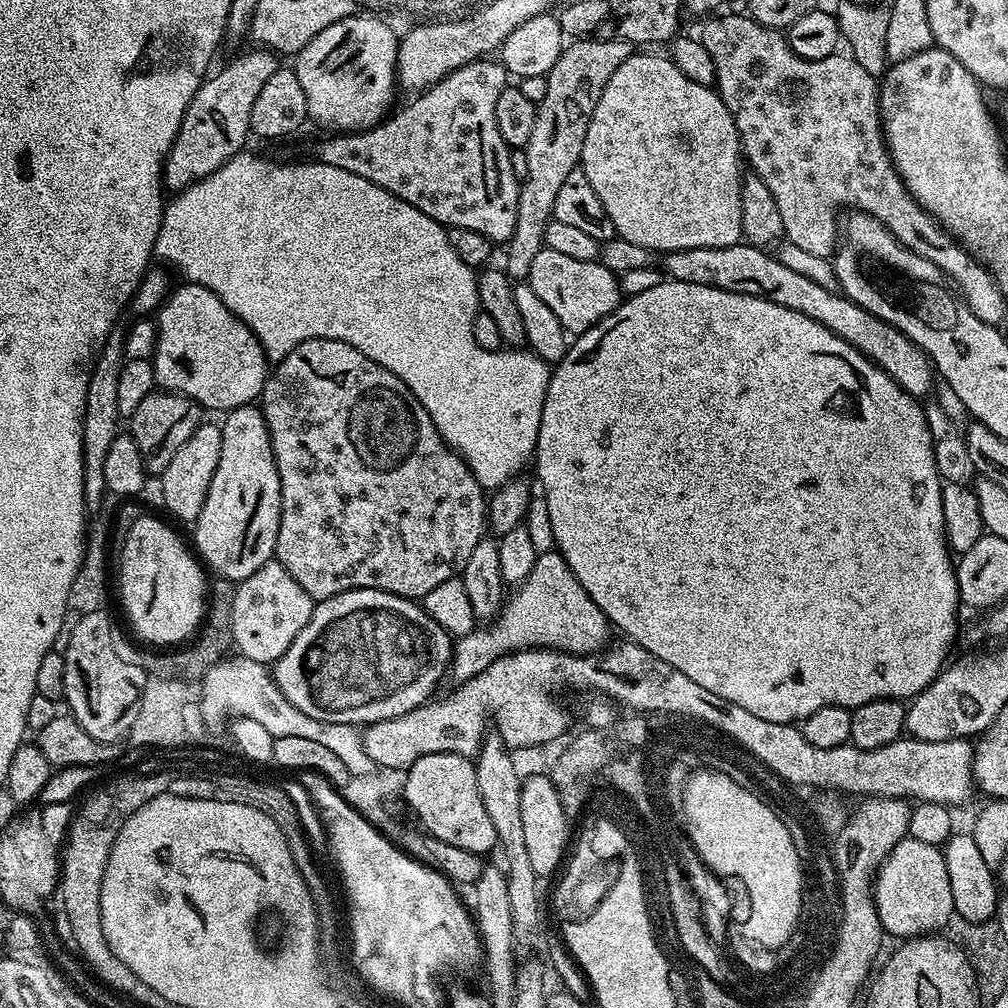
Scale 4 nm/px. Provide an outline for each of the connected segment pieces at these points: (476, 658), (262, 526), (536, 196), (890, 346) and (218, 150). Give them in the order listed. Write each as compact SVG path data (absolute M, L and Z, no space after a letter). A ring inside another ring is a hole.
M555 550L537 555L534 570L507 597L506 603L491 622L472 629L470 634L459 637L452 649L450 676L463 682L482 674L498 658L527 648L555 648L575 656L590 656L609 643L608 619L582 590L582 582L574 578L574 570Z
M247 404L232 409L223 417L220 433L222 455L218 457L218 470L214 470L214 478L210 478L210 490L206 494L206 502L202 502L202 510L194 521L196 528L194 548L199 559L209 569L212 567L217 572L215 573L217 577L239 582L250 578L254 570L258 570L273 559L280 525L280 479L266 418L259 407Z
M580 38L565 47L557 64L546 75L548 89L536 105L534 130L530 134L530 142L523 148L527 175L520 181L518 218L514 234L506 242L508 257L502 261L504 271L513 281L527 281L530 262L534 262L544 247L544 231L553 220L554 198L558 198L562 182L566 182L571 172L577 171L594 106L598 106L598 98L606 82L610 82L610 74L614 74L614 70L618 70L618 66L622 66L633 52L633 45L626 41Z
M747 242L726 247L692 247L690 250L667 253L663 257L662 268L676 281L766 297L786 306L787 309L798 310L854 345L872 363L879 365L888 376L894 378L904 392L919 400L933 393L936 376L931 363L923 349L917 347L904 332L898 331L869 311L862 310L841 293L822 287L816 282L811 282L810 278L795 273L788 266L783 266L779 257L770 255L772 254L765 249L756 248Z
M259 46L251 50L234 57L225 68L217 67L200 85L190 106L186 106L182 126L164 161L162 184L169 193L179 194L194 182L214 174L214 170L230 162L245 147L244 139L250 136L252 126L250 110L254 110L254 98L258 98L262 86L270 82L278 67L277 53Z

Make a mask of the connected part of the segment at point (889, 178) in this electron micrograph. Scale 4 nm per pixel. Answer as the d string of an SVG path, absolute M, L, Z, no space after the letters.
M720 14L715 18L708 18L703 21L704 29L698 32L698 39L704 44L707 53L713 58L714 70L716 71L716 81L714 87L720 93L722 102L726 102L726 110L730 110L730 114L734 118L734 126L740 135L740 147L742 156L745 161L752 163L751 171L762 182L766 184L766 190L770 190L770 194L774 194L774 206L776 212L782 214L782 226L787 243L798 246L798 250L806 250L806 254L818 254L819 256L828 258L836 251L838 243L838 215L836 216L836 208L847 209L851 206L855 211L865 212L867 216L873 216L886 231L893 236L902 246L906 246L910 250L914 250L914 254L918 254L922 258L926 258L938 266L938 270L950 281L951 287L955 289L961 300L968 305L971 312L978 318L982 318L988 324L996 324L1004 316L1004 304L1006 297L1000 293L1000 287L997 286L992 278L991 272L978 260L963 244L959 243L951 232L937 222L936 217L929 214L922 205L918 204L909 194L908 187L900 181L900 175L896 172L896 168L892 165L892 160L888 157L888 145L884 142L884 126L880 122L880 90L878 80L871 77L855 61L851 54L837 54L827 56L821 60L807 60L801 56L792 53L792 47L788 45L787 39L777 29L767 28L752 19L751 16Z

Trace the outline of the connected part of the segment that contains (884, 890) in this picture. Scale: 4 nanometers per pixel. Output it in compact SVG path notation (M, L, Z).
M905 838L890 850L874 876L874 895L880 927L889 937L911 938L939 933L947 929L954 915L954 894L950 894L950 874L946 874L943 851L930 842Z

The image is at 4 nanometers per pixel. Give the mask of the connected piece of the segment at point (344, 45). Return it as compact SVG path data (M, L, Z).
M363 14L348 16L342 22L334 22L334 26L326 26L322 34L310 38L307 46L294 57L294 71L298 82L302 82L302 90L306 94L309 117L313 121L316 119L322 127L332 128L328 130L335 130L340 134L363 132L364 129L379 124L389 115L393 107L392 91L397 91L398 88L397 47L397 33L392 33L392 28L386 21Z

